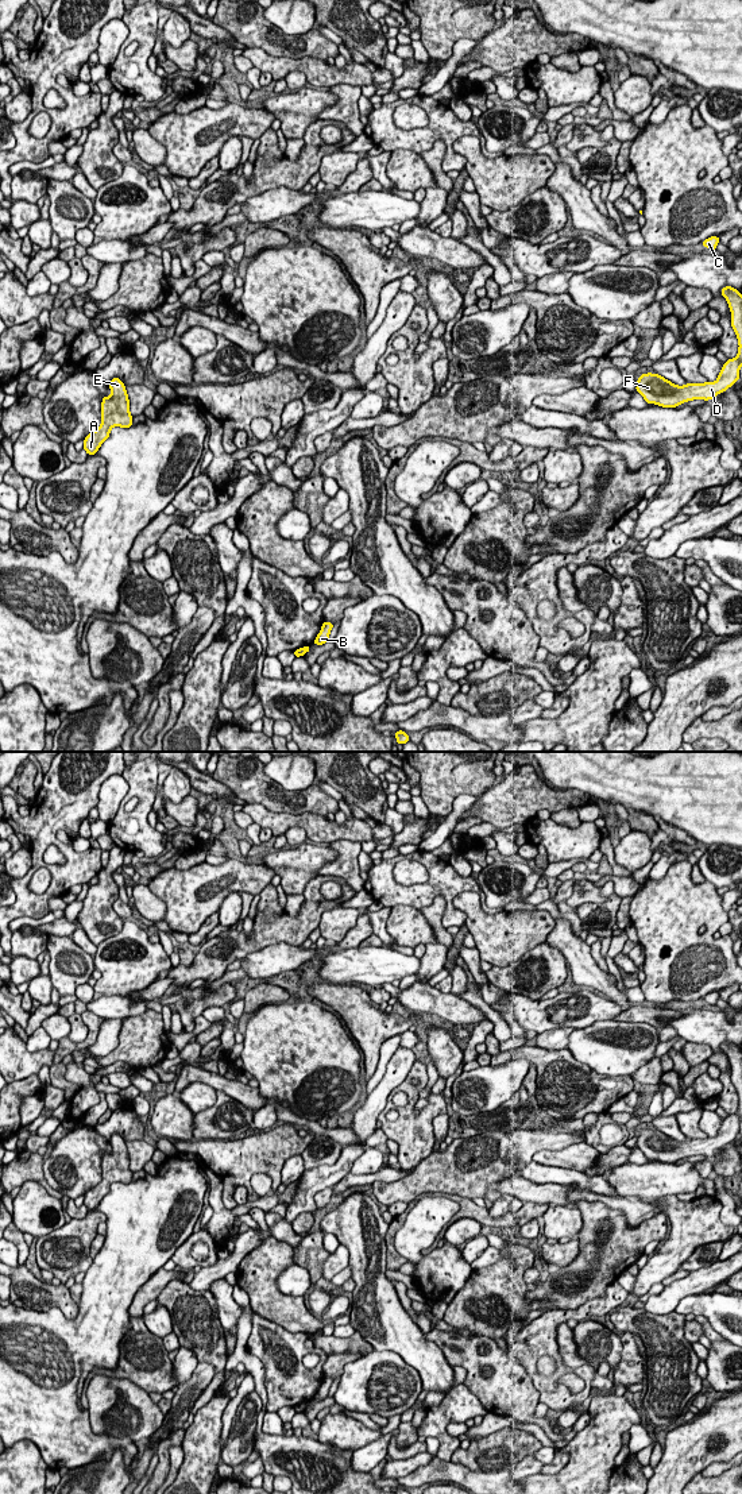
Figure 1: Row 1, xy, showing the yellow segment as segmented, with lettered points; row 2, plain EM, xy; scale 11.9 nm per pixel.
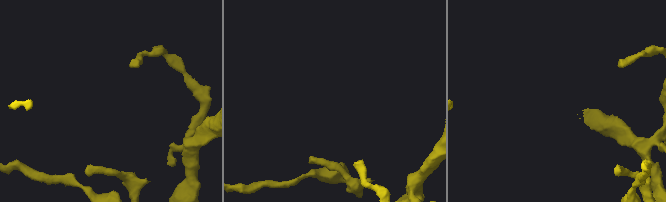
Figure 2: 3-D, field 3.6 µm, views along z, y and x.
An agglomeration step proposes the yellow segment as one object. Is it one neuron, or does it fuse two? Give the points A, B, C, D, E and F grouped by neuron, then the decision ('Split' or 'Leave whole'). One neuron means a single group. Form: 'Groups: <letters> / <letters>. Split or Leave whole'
Groups: A C D E F / B. Split

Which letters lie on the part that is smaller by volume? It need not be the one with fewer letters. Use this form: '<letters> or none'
B

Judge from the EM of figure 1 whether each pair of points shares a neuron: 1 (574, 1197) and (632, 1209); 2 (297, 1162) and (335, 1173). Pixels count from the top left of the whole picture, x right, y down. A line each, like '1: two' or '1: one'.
1: one
2: two

